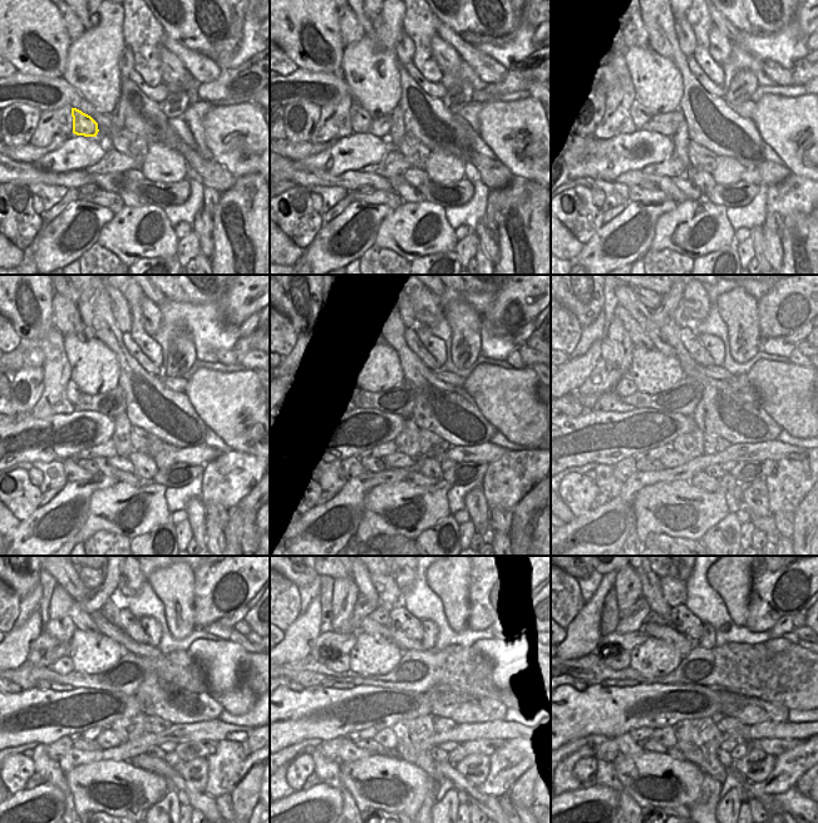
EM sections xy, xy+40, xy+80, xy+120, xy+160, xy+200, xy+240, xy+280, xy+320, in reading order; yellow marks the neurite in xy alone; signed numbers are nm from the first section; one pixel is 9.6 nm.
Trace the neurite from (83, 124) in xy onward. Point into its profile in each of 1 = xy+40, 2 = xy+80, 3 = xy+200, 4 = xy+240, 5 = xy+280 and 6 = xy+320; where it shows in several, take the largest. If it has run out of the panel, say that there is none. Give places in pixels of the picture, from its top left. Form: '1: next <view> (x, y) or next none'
1: next xy+40 (361, 121)
2: next xy+80 (640, 116)
3: next xy+200 (625, 387)
4: next xy+240 (63, 666)
5: next xy+280 (340, 664)
6: next xy+320 (617, 659)

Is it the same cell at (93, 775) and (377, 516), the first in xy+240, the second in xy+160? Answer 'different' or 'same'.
same

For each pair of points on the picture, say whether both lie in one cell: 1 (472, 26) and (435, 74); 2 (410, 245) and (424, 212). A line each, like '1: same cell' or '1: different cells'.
1: different cells
2: same cell

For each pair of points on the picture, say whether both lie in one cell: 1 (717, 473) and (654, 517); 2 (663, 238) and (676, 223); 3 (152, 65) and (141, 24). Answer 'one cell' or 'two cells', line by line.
1: two cells
2: one cell
3: one cell

